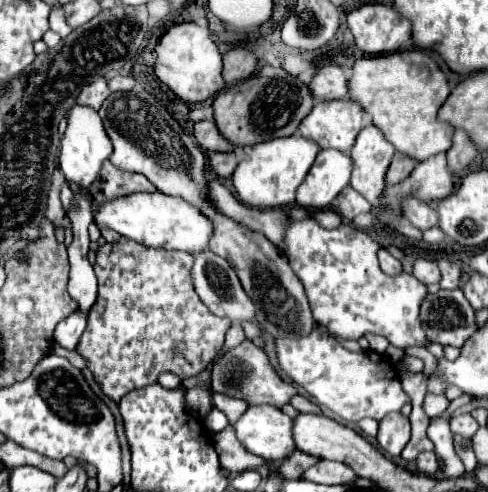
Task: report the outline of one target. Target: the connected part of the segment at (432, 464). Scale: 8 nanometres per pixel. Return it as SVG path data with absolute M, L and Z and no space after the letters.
M420 452L416 458L416 468L420 474L434 474L438 470L438 458L434 452Z

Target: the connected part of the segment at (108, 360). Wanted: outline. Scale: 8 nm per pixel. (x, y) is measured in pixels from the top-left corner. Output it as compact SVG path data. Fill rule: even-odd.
M122 238L120 242L116 244L104 244L100 246L98 250L98 256L96 256L96 264L94 264L94 270L96 270L96 276L98 276L98 300L96 304L92 306L90 314L88 314L88 326L80 338L80 346L78 346L78 352L88 360L88 368L94 372L94 378L96 382L102 386L104 394L110 396L112 400L120 400L124 394L128 394L128 390L134 390L134 388L140 388L140 386L146 386L148 382L156 382L158 374L160 372L174 372L178 374L182 380L188 378L188 376L194 376L198 372L202 372L210 362L212 358L216 356L216 352L222 348L224 344L224 336L228 332L228 328L232 326L232 322L228 318L220 318L216 314L212 314L198 298L194 286L192 286L192 280L190 280L190 266L192 266L192 254L188 252L168 252L168 250L158 250L158 248L146 248L142 244L136 244L128 238ZM122 256L130 256L132 260L122 266Z

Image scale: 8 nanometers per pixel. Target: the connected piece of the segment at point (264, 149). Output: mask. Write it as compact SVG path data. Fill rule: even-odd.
M292 134L288 138L272 138L268 142L246 146L244 158L232 174L232 184L238 198L248 206L258 208L292 206L296 200L296 190L304 182L318 152L320 146L316 146L316 142L308 138L302 138L300 134Z

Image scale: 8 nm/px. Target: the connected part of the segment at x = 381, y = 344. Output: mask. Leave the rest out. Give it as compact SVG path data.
M366 334L366 338L368 338L368 342L370 342L370 348L372 348L372 350L376 350L378 354L384 354L384 352L386 352L386 348L390 346L390 342L388 342L384 336Z

